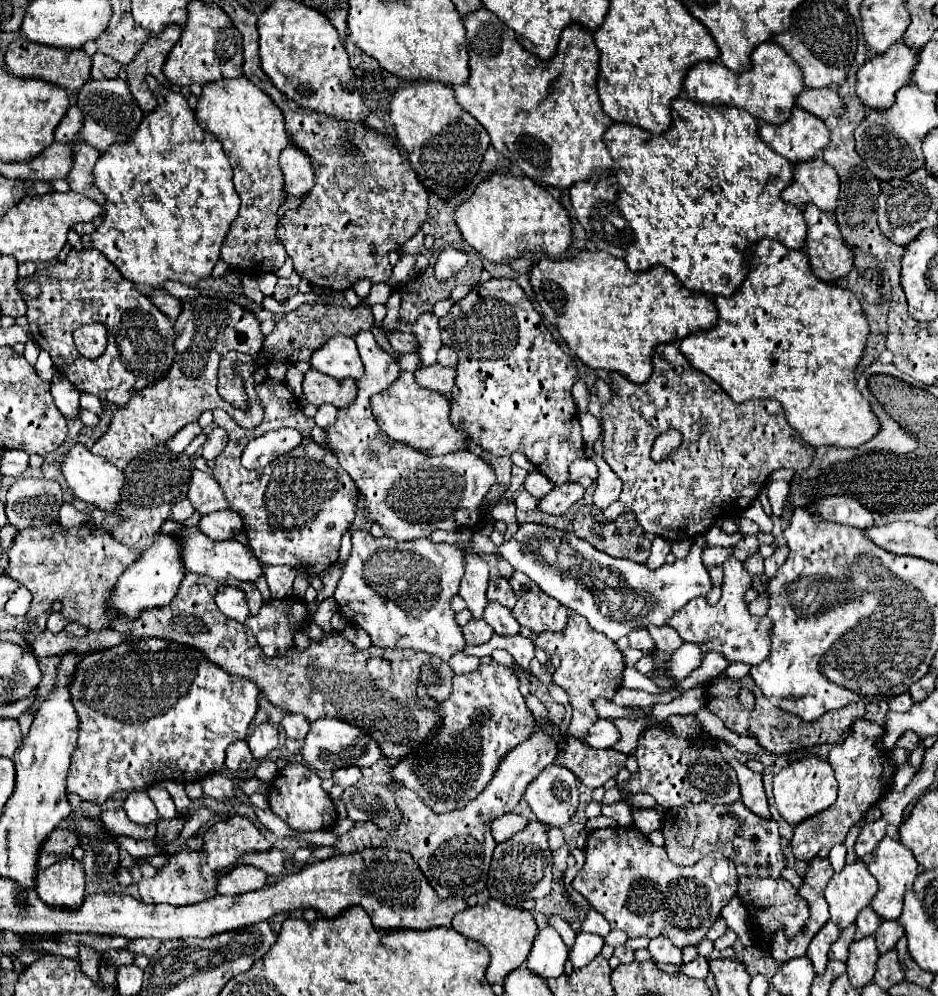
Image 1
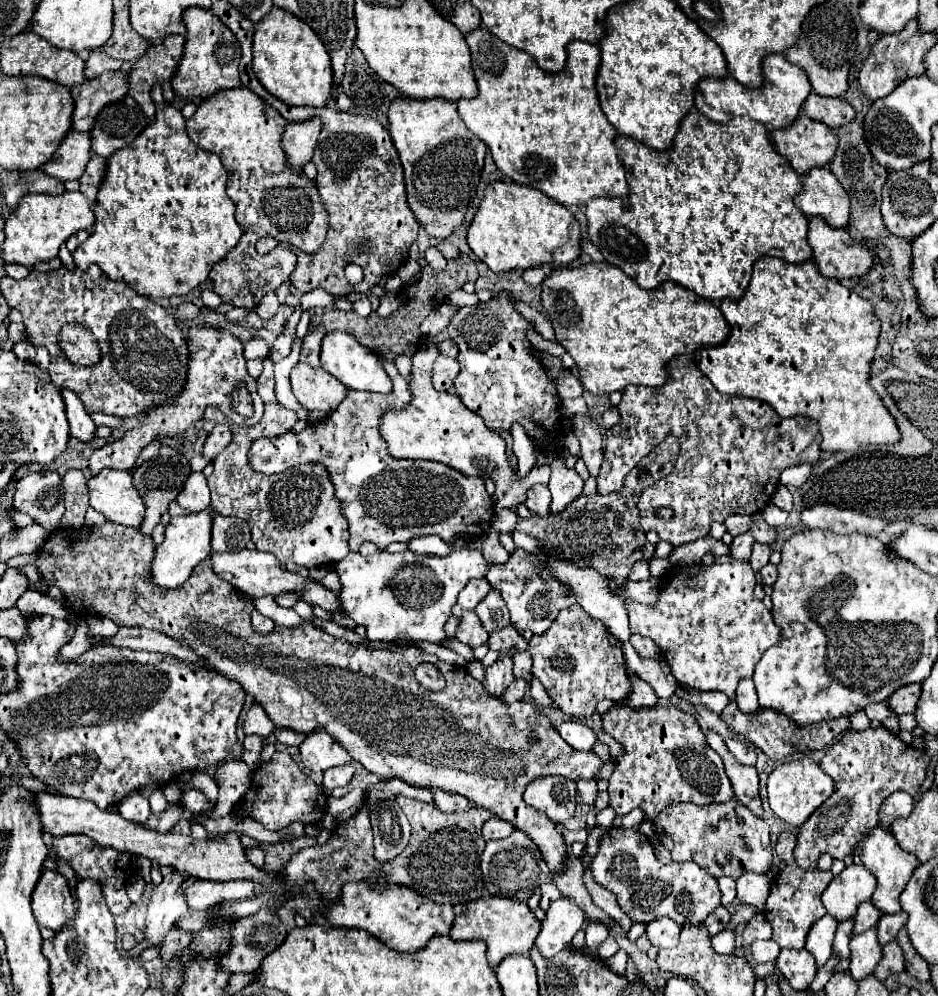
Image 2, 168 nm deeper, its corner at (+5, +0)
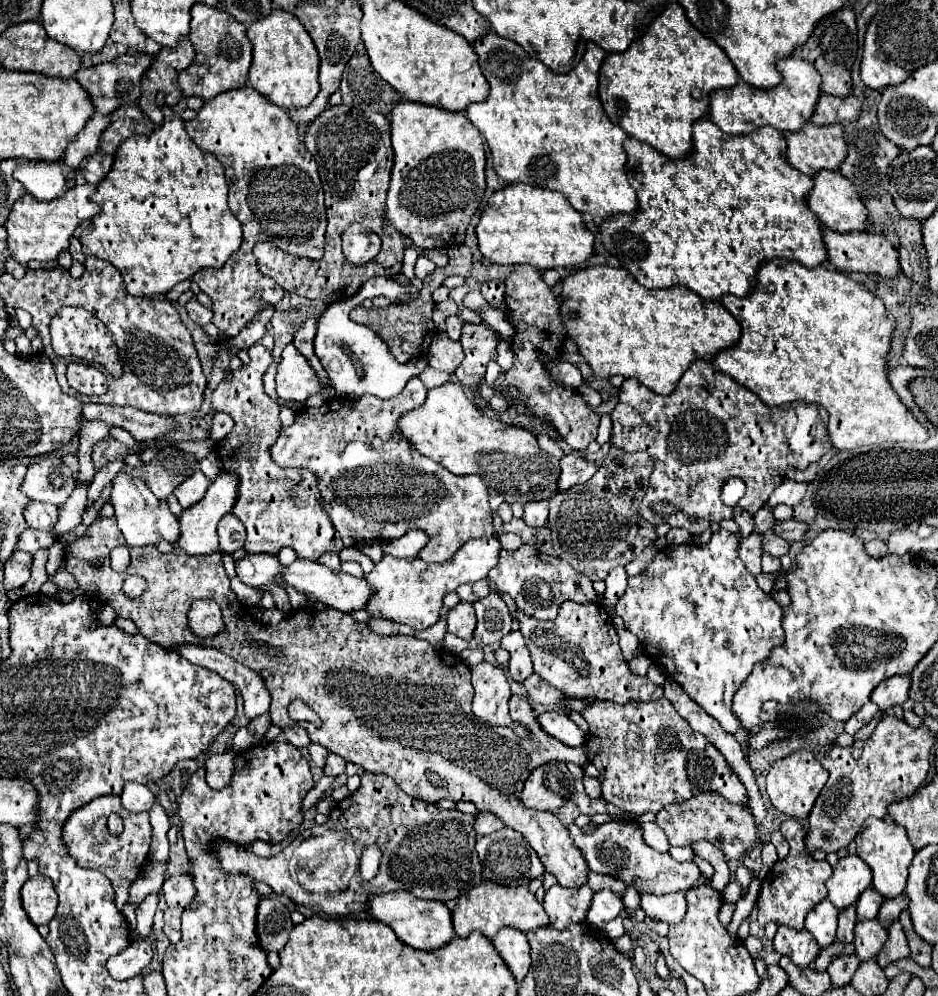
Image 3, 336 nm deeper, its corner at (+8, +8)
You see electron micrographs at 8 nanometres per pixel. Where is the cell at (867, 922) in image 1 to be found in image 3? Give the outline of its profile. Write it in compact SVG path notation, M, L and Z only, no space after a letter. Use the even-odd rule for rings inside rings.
M866 888L860 894L858 902L856 902L858 920L872 920L872 918L876 918L882 902L884 902L884 896L880 896L880 892L876 892L874 888Z

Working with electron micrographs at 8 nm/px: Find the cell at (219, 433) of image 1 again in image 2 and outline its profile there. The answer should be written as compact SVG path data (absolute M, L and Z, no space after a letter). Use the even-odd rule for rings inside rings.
M217 424L215 428L213 428L213 432L207 436L207 440L205 440L205 448L203 448L203 456L207 458L207 460L213 460L227 444L229 444L229 440L231 440L231 430L229 430L229 426L227 424Z

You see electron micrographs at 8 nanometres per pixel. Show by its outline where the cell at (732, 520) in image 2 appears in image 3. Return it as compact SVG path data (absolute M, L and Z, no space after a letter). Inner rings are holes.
M736 510L734 512L734 520L738 522L738 526L740 526L740 534L742 536L750 536L752 532L754 532L754 520L752 520L752 514L748 514L748 512L744 512L744 510Z

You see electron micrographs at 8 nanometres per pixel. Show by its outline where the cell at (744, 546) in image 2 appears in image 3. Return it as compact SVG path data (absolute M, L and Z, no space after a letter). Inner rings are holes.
M770 506L760 508L760 510L756 512L754 520L756 520L756 528L754 528L756 532L768 532L768 530L772 530L772 528L774 528L774 522L776 522L774 512L772 512L772 508L770 508Z

